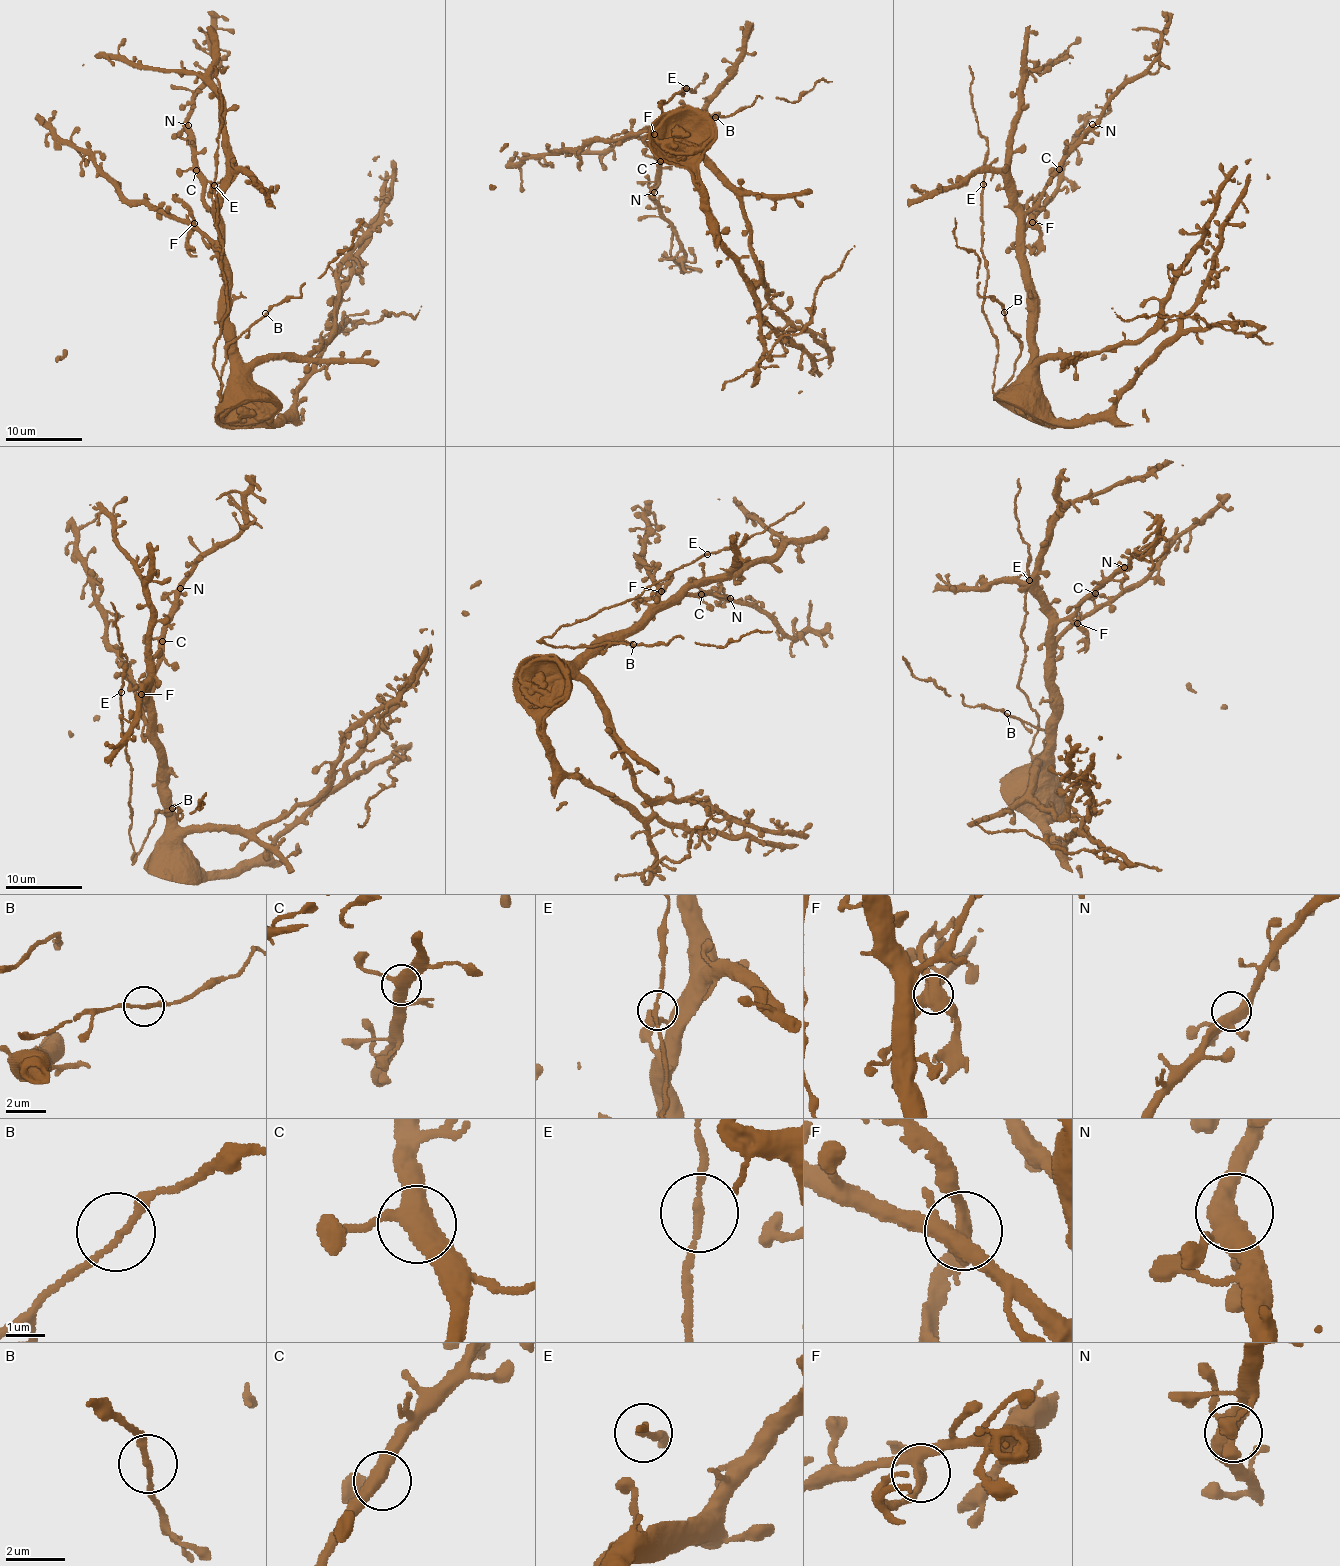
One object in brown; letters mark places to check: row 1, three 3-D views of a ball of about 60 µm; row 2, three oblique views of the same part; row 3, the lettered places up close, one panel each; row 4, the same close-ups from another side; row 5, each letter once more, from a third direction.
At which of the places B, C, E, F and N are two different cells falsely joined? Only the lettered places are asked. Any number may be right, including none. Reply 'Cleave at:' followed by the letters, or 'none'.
Cleave at: F

